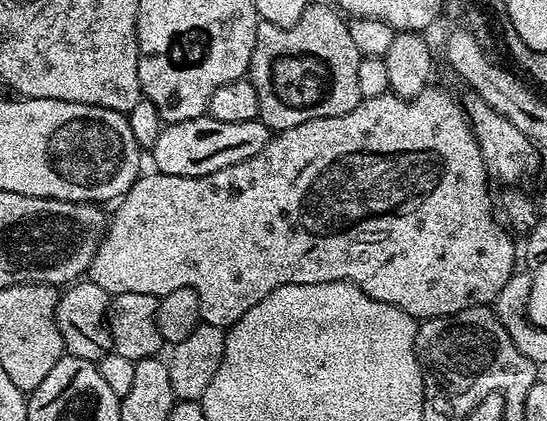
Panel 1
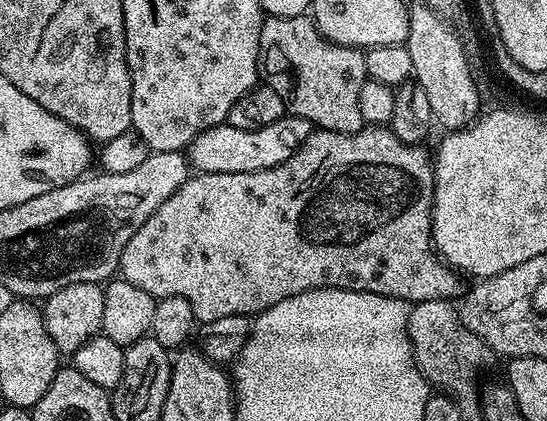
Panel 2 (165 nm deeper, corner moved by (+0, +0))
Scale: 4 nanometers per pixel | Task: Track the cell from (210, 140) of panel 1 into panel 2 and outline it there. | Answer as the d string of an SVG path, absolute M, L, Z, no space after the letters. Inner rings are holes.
M286 114L278 118L278 122L270 122L270 126L262 126L258 130L238 130L227 122L206 130L194 142L188 145L186 155L188 163L197 173L210 174L246 174L247 172L261 172L270 170L286 158L298 151L302 142L314 130L313 124L306 118L298 118Z

